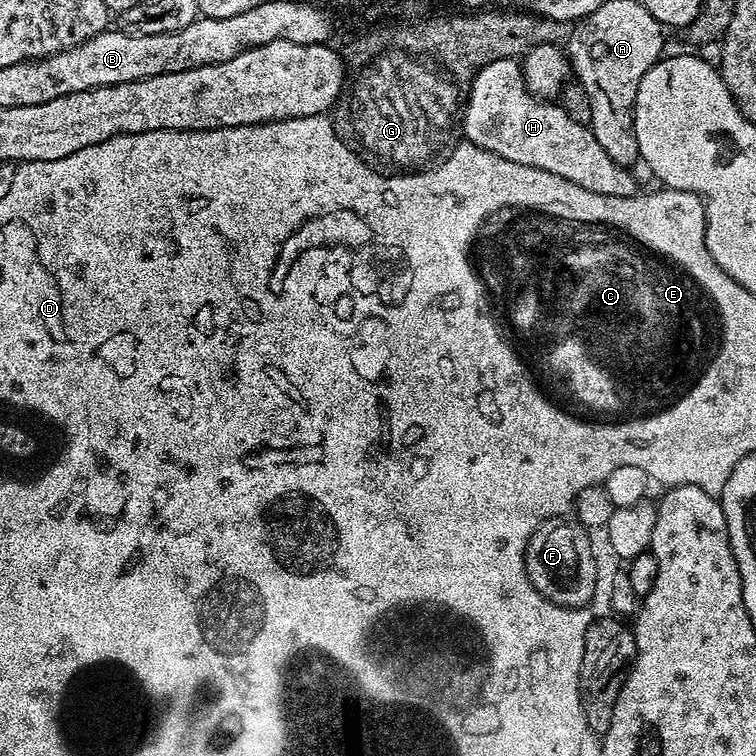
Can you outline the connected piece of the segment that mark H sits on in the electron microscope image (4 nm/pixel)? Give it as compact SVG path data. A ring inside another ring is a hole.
M499 60L482 66L476 72L466 92L466 103L462 108L462 136L467 143L476 144L479 148L490 150L502 158L518 162L522 166L534 166L560 178L566 178L586 190L594 190L594 194L619 194L624 198L637 195L636 180L627 167L621 166L602 150L598 138L592 136L591 127L587 123L579 124L577 117L569 114L567 107L556 105L547 99L536 96L526 86L524 69L516 60Z

